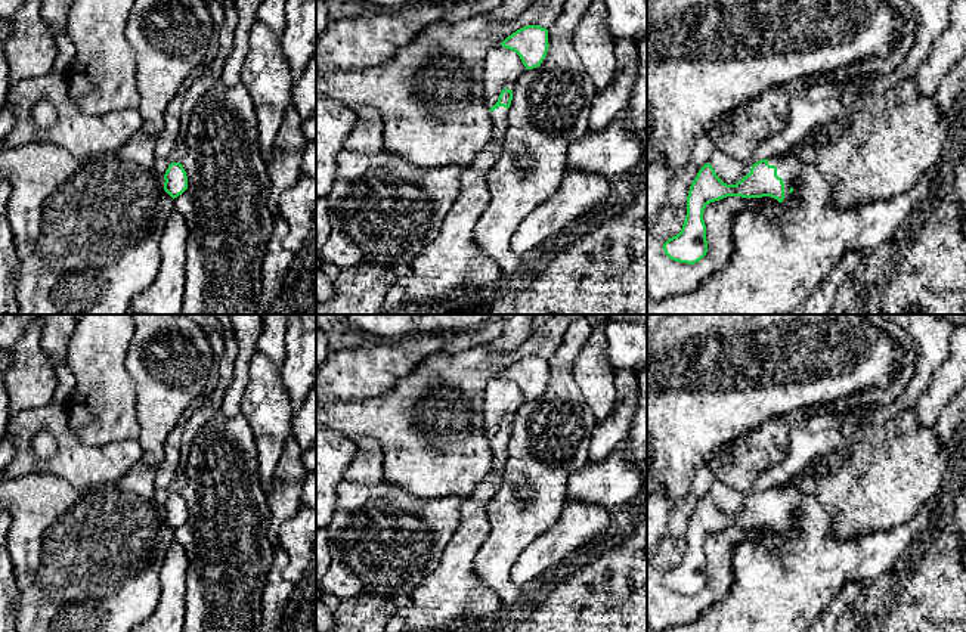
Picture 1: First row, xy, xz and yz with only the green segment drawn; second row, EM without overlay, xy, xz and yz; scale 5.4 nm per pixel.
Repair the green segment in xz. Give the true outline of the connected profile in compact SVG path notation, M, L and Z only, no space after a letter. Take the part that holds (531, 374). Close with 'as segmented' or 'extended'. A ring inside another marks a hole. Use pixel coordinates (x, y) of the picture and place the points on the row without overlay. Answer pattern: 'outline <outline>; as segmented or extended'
outline M539 356L523 357L508 366L501 377L514 381L526 400L538 399L545 390L549 378L548 360Z; as segmented

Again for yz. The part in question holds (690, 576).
outline M795 478L783 487L755 493L750 504L736 515L724 514L708 493L690 517L681 563L663 574L665 585L674 592L694 595L706 586L703 542L710 533L727 527L771 527L783 533L789 523L796 526L798 533L781 549L752 542L737 545L733 557L733 586L728 595L706 608L697 620L663 632L806 632L848 582L871 582L889 571L898 557L928 527L938 504L939 493L905 524L842 540L832 535L833 518L820 506L814 495L798 492Z; extended

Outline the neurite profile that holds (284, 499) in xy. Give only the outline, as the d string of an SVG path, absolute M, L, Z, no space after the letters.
M288 436L275 470L272 489L266 493L270 509L267 537L273 549L279 548L279 529L303 506L301 492L307 470L301 456L303 449L295 437Z

